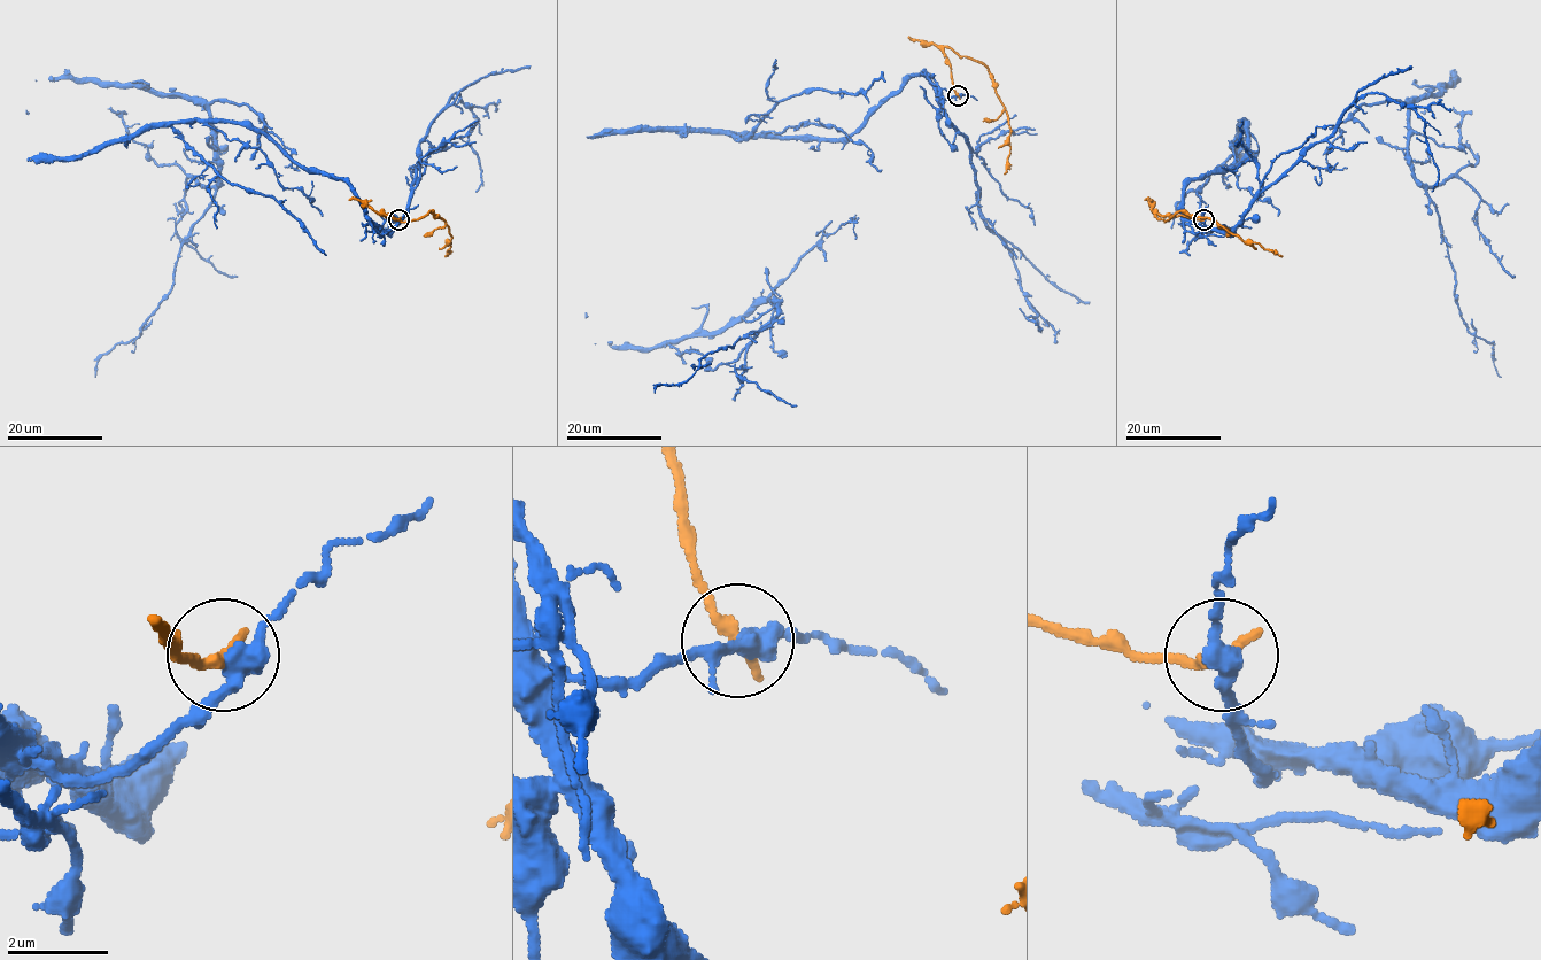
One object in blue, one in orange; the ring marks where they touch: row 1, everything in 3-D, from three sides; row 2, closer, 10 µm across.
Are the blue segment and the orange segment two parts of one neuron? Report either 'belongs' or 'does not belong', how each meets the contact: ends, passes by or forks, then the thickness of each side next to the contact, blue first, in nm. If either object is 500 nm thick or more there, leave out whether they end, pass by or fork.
belongs; blue passes by; orange ends; calibres 380 and 260 nm

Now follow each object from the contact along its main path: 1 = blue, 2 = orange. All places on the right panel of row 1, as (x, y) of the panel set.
1: (1203, 219), (1183, 188), (1241, 123), (1265, 201), (1400, 100), (1500, 377)
2: (1203, 219), (1154, 215), (1166, 221), (1177, 211), (1212, 218), (1246, 242), (1259, 242), (1283, 256)

